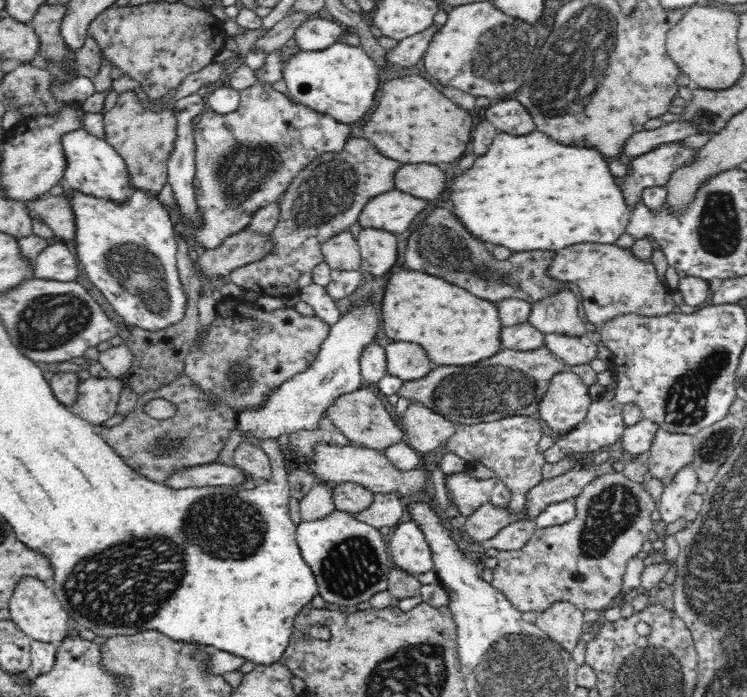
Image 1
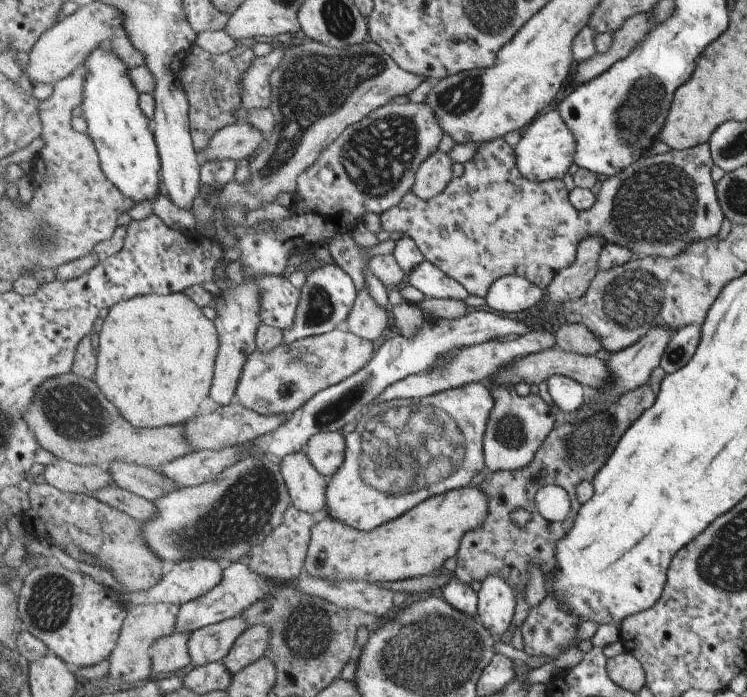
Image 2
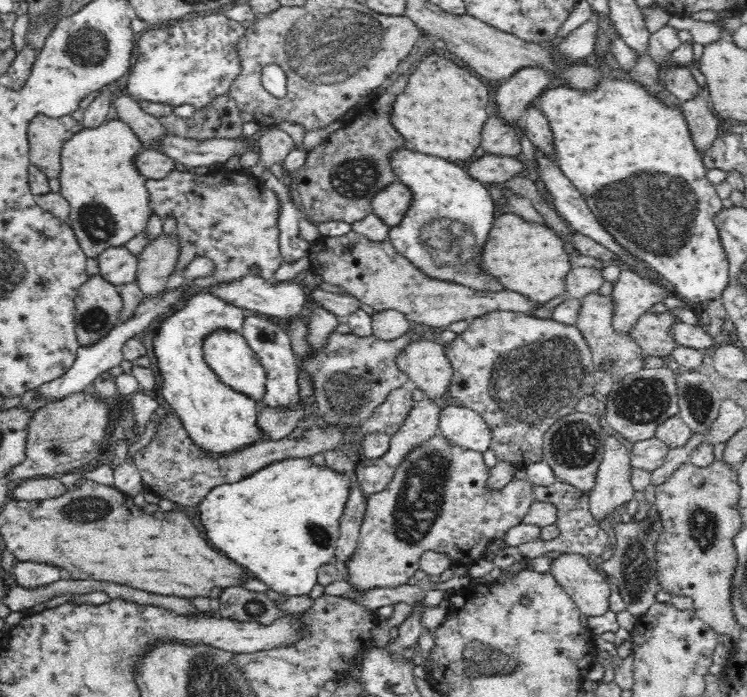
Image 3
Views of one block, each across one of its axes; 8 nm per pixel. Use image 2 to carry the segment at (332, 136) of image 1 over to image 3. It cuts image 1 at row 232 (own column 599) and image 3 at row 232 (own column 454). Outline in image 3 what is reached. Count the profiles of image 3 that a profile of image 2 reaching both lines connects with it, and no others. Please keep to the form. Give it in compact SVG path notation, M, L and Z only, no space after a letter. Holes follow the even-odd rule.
M225 168L210 170L204 175L174 169L162 180L147 179L146 188L150 197L151 214L160 215L162 220L166 220L168 216L176 219L178 237L182 241L182 250L176 264L177 271L181 273L195 256L206 256L214 261L215 270L212 274L190 281L191 285L200 288L232 285L251 274L251 266L258 267L260 278L274 281L274 274L283 262L278 246L279 230L275 224L277 219L275 214L279 208L277 208L277 200L273 192L267 190L258 178L248 175L243 170L229 171Z

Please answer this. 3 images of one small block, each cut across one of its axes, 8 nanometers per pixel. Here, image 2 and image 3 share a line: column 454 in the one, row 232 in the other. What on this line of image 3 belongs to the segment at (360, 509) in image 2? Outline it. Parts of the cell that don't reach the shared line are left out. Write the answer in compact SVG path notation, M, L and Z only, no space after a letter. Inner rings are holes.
M410 150L398 158L393 155L392 168L398 180L412 189L408 212L389 230L395 250L430 279L462 284L474 292L503 292L505 285L481 266L484 244L498 215L488 186L453 161Z

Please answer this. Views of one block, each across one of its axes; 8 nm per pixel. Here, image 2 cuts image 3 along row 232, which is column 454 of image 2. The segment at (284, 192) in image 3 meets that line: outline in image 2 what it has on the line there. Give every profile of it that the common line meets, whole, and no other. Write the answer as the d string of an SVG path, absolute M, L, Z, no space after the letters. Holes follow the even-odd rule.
M425 259L407 276L406 283L421 291L425 298L467 300L470 292L446 271Z

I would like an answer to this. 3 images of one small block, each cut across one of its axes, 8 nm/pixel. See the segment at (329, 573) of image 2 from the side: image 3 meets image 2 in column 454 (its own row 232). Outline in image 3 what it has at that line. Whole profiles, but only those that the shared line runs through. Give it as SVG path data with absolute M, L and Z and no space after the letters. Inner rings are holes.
M504 211L497 215L493 222L488 240L482 252L482 268L485 272L494 273L505 285L506 290L520 292L537 302L546 304L548 301L567 291L566 278L571 270L570 257L564 250L564 241L546 222L530 221L512 211Z

